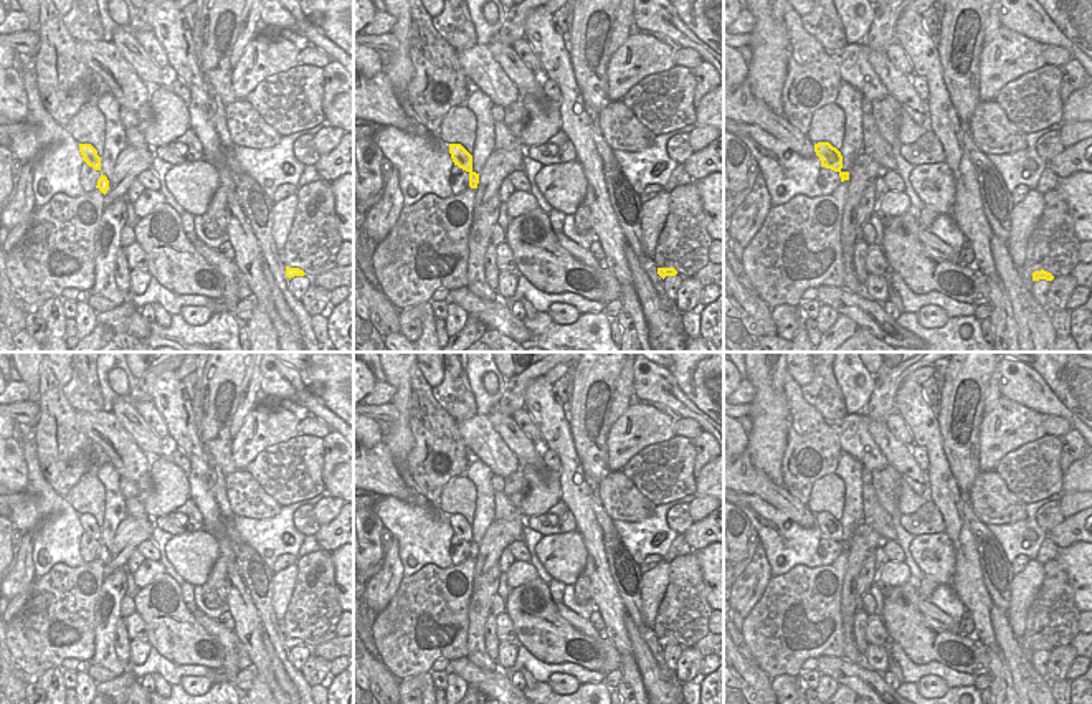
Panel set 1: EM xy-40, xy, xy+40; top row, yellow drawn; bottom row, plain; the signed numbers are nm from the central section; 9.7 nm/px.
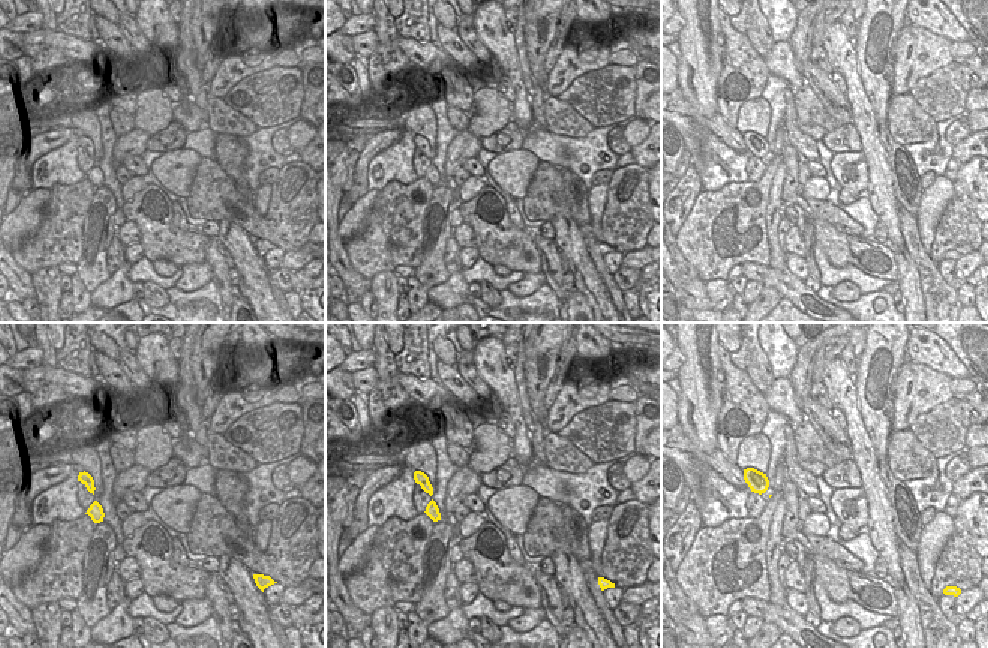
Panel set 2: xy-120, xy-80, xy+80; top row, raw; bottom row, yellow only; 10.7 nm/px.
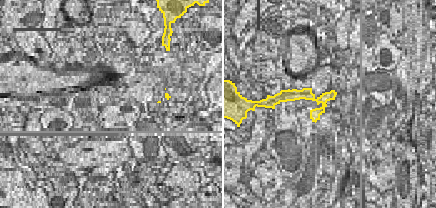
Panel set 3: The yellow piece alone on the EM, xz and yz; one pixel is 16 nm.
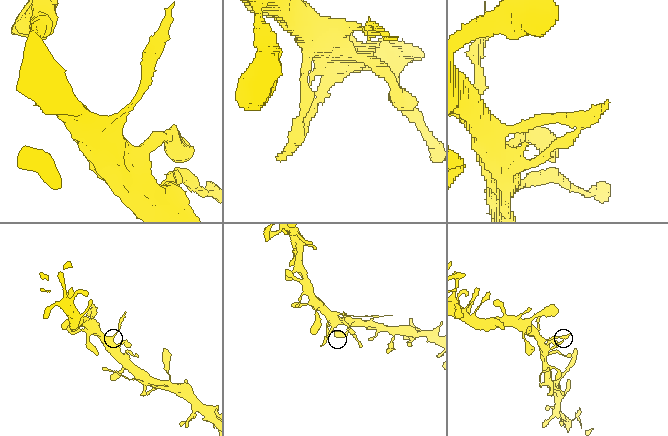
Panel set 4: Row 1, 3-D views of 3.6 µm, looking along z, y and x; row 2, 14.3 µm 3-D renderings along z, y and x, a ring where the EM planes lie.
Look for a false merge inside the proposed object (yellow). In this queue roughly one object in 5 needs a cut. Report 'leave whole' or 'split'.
leave whole

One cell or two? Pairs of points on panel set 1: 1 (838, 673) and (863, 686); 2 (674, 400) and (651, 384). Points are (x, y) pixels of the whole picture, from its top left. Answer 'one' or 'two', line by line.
1: one
2: one

